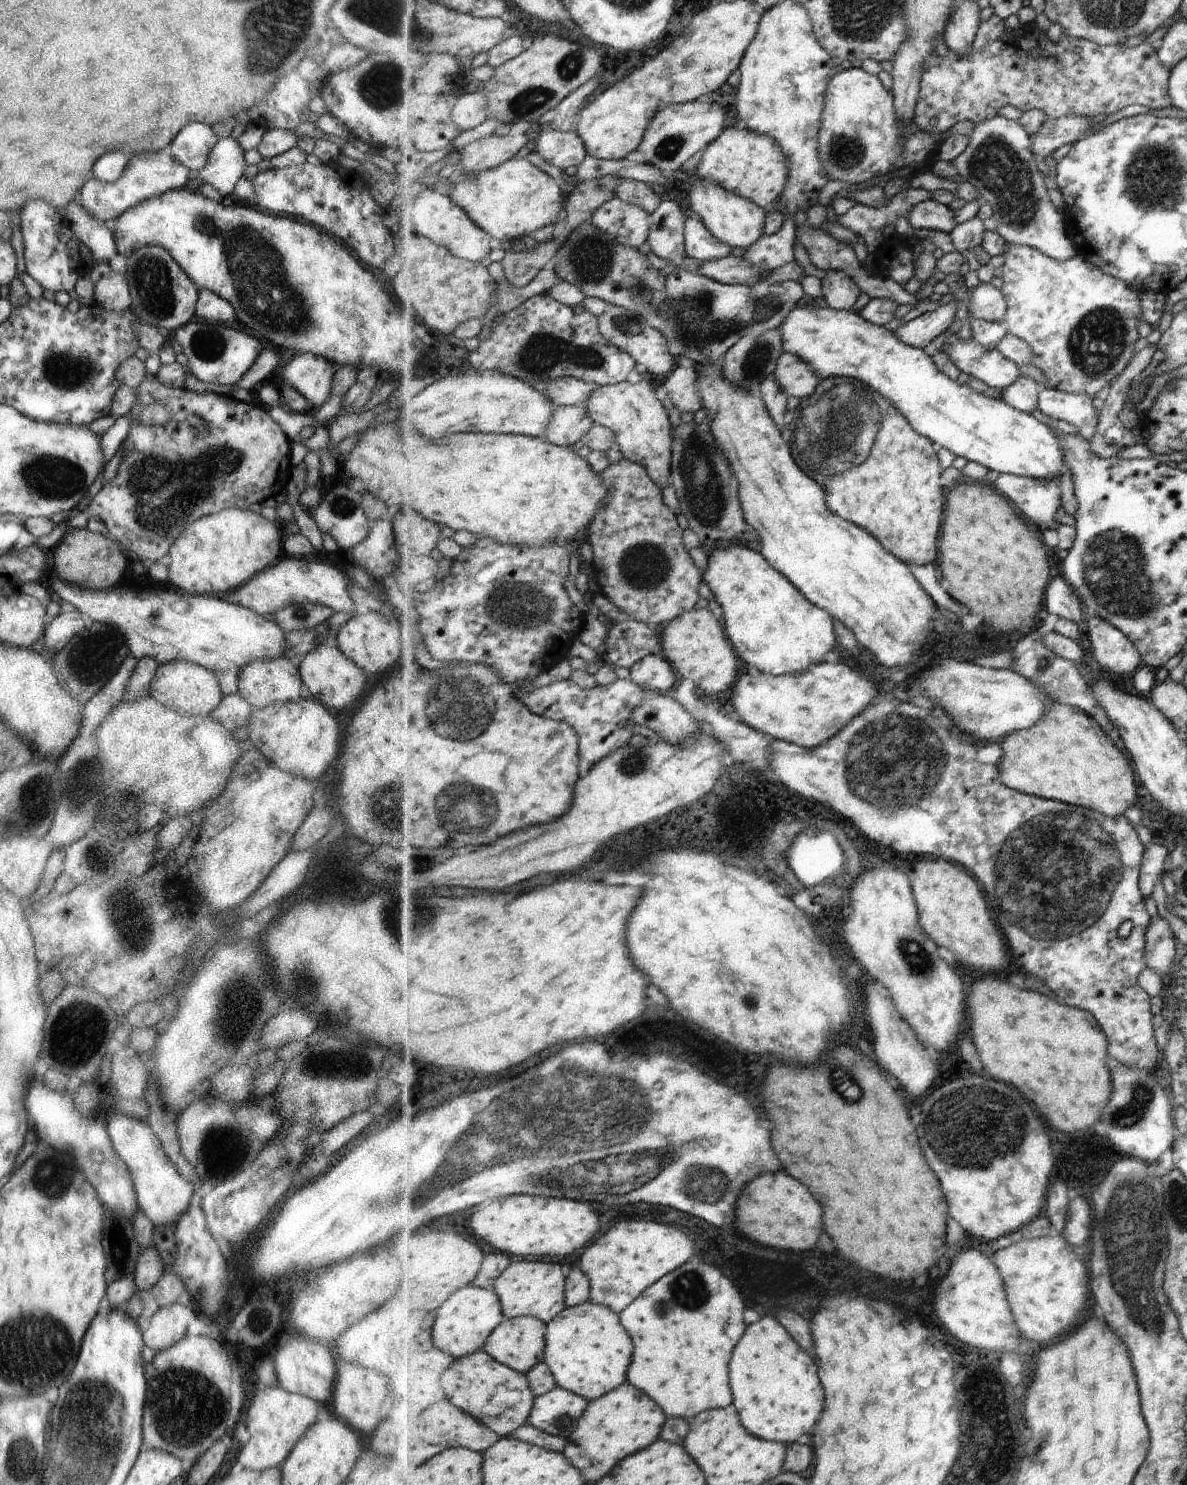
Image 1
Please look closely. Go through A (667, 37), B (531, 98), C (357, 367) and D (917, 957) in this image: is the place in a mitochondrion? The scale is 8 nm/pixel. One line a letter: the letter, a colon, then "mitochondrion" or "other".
A: other
B: mitochondrion
C: other
D: mitochondrion

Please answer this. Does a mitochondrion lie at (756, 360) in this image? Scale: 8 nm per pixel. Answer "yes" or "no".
yes

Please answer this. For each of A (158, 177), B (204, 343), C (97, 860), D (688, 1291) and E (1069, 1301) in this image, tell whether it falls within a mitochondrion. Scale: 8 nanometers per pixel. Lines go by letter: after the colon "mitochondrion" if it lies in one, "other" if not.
A: other
B: mitochondrion
C: mitochondrion
D: mitochondrion
E: other

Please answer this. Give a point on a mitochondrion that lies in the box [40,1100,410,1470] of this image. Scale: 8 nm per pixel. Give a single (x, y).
(220, 1147)

